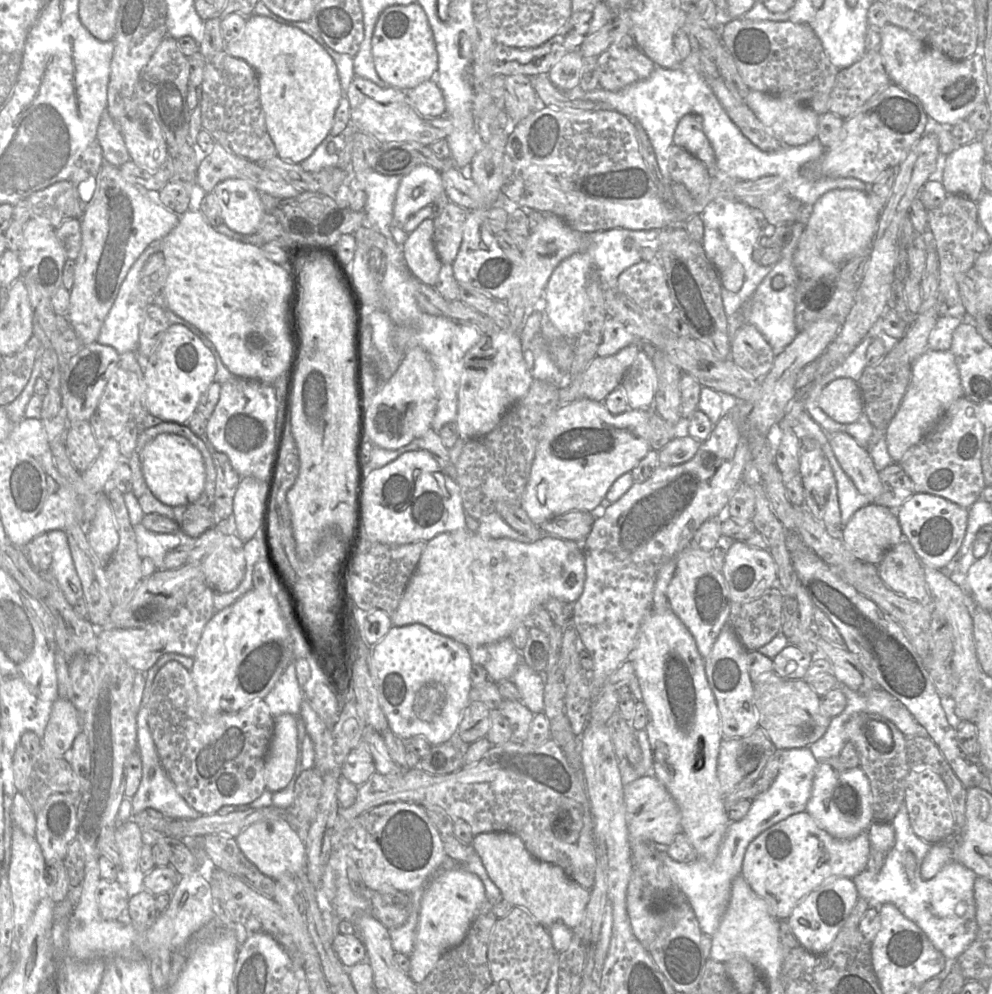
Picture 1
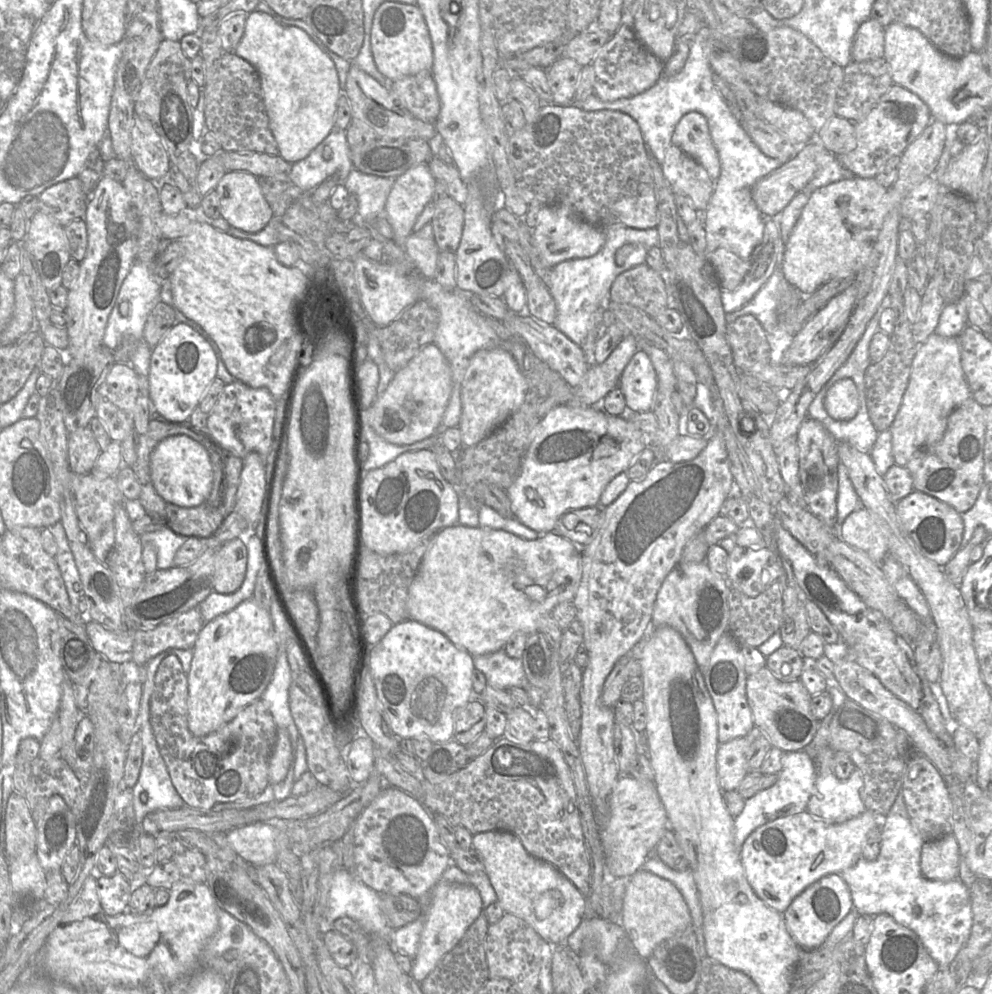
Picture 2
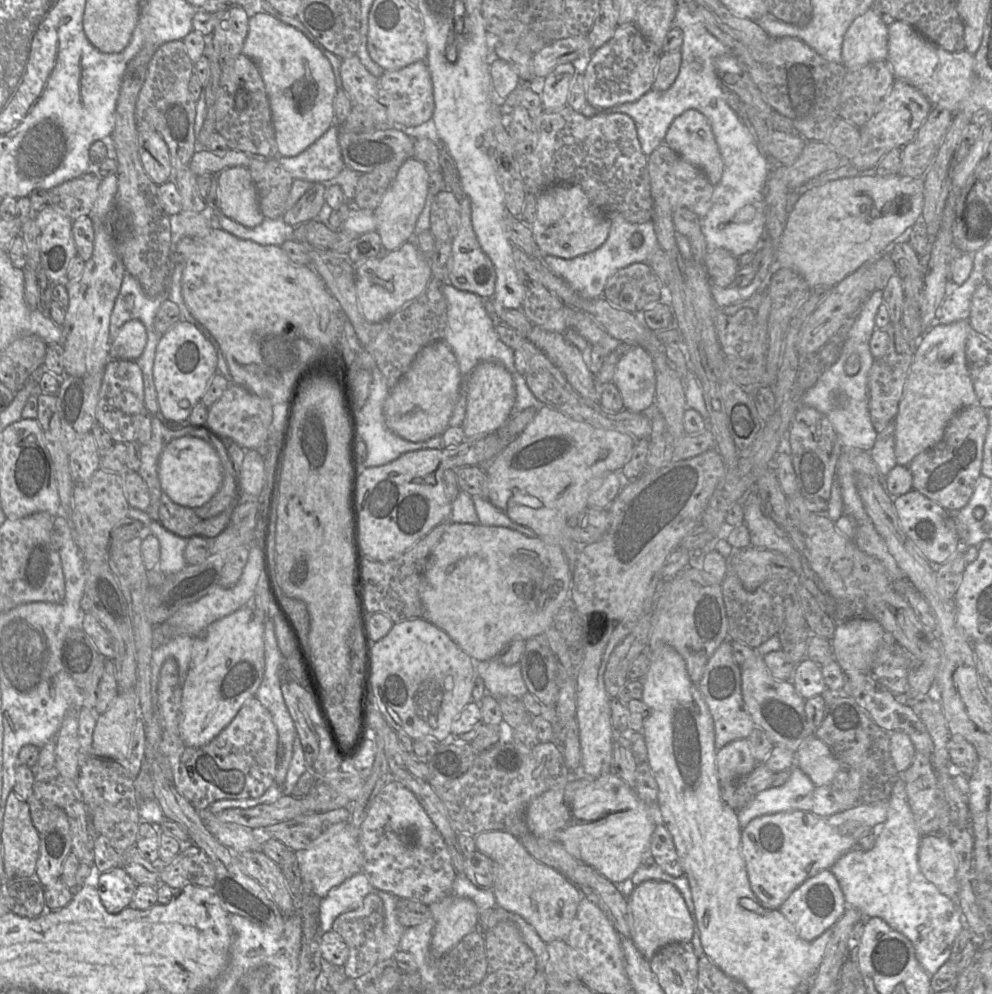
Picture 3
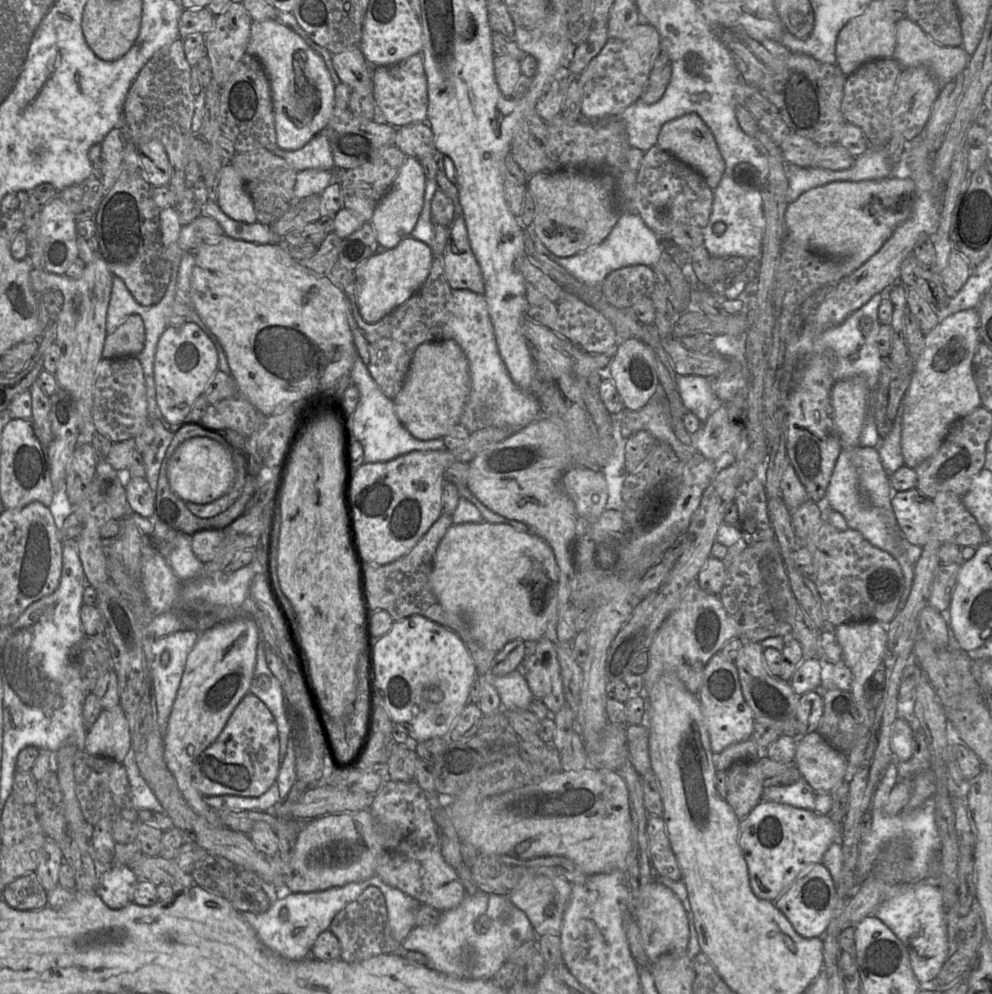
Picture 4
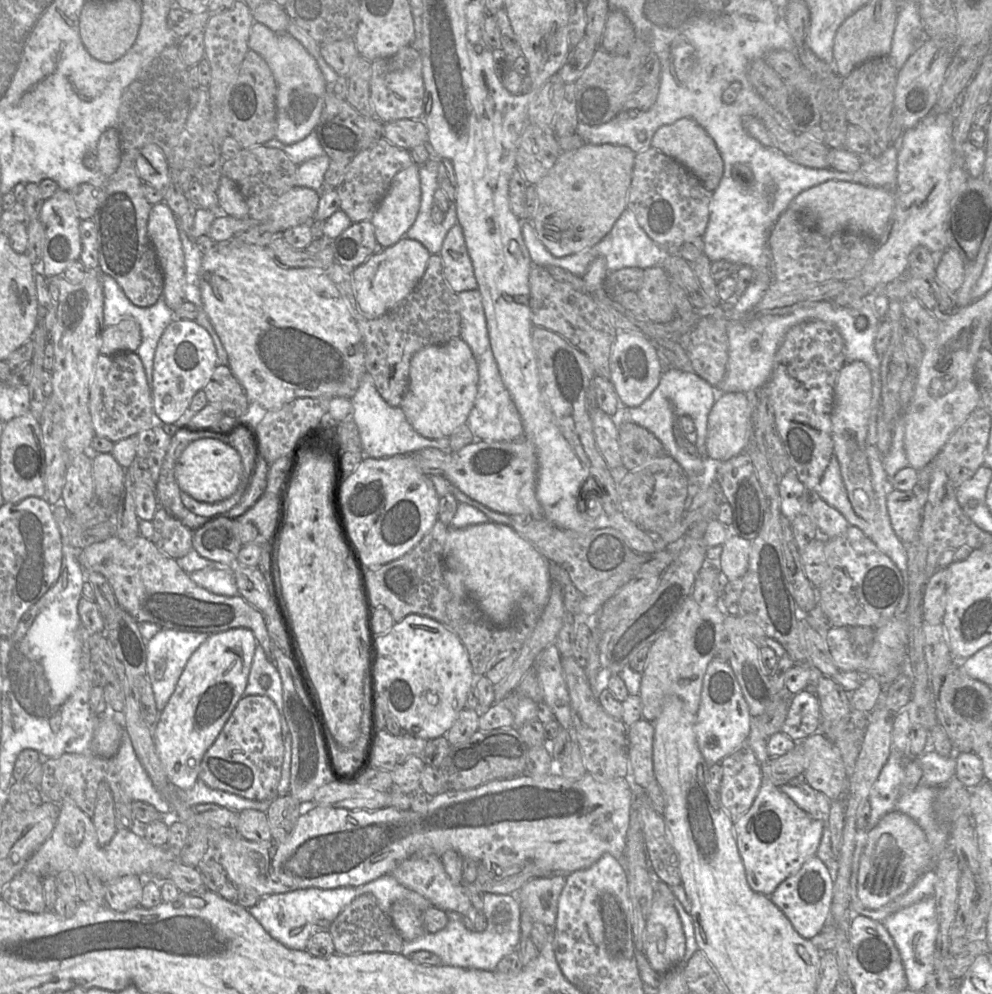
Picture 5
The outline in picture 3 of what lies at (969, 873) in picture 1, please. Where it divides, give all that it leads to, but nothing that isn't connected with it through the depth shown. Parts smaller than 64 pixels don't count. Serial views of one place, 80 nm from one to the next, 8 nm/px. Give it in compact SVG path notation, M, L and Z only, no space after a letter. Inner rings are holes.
M901 775L892 788L887 819L878 828L874 847L862 850L857 846L841 856L829 870L836 877L848 907L858 910L863 918L883 919L891 928L908 938L918 962L932 976L949 960L953 942L966 925L958 902L942 894L921 872L918 861L921 840L922 835L908 804L905 782Z

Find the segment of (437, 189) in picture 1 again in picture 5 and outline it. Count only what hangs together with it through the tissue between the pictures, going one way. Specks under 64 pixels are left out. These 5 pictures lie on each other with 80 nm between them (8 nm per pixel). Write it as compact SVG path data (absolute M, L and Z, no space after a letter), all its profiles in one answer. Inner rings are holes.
M413 162L409 167L396 174L371 218L376 241L384 248L392 246L404 238L415 222L421 204L419 167Z

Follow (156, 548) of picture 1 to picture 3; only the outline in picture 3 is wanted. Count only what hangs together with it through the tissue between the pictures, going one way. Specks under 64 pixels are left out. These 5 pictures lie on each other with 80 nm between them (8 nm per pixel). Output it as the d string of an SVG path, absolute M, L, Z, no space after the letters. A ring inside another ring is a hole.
M151 519L149 527L143 527L139 533L141 539L148 535L155 536L160 546L160 562L158 570L163 574L173 574L187 566L184 559L184 550L187 539L167 530L159 521Z

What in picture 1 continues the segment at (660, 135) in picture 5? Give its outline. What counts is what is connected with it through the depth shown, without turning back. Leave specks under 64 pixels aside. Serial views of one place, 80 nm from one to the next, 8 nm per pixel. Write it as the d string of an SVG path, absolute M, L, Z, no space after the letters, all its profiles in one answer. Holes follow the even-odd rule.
M688 113L680 119L674 131L673 144L694 155L710 171L715 171L715 154L703 131L700 115Z

